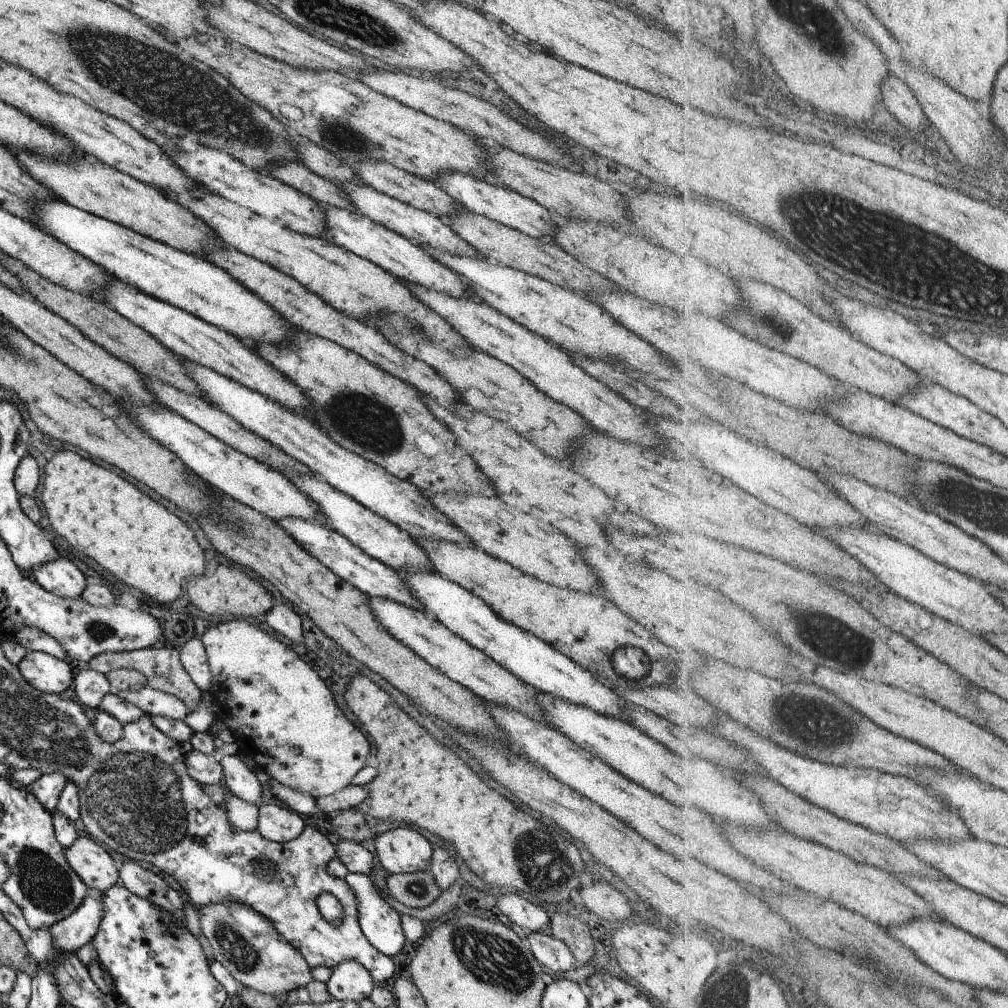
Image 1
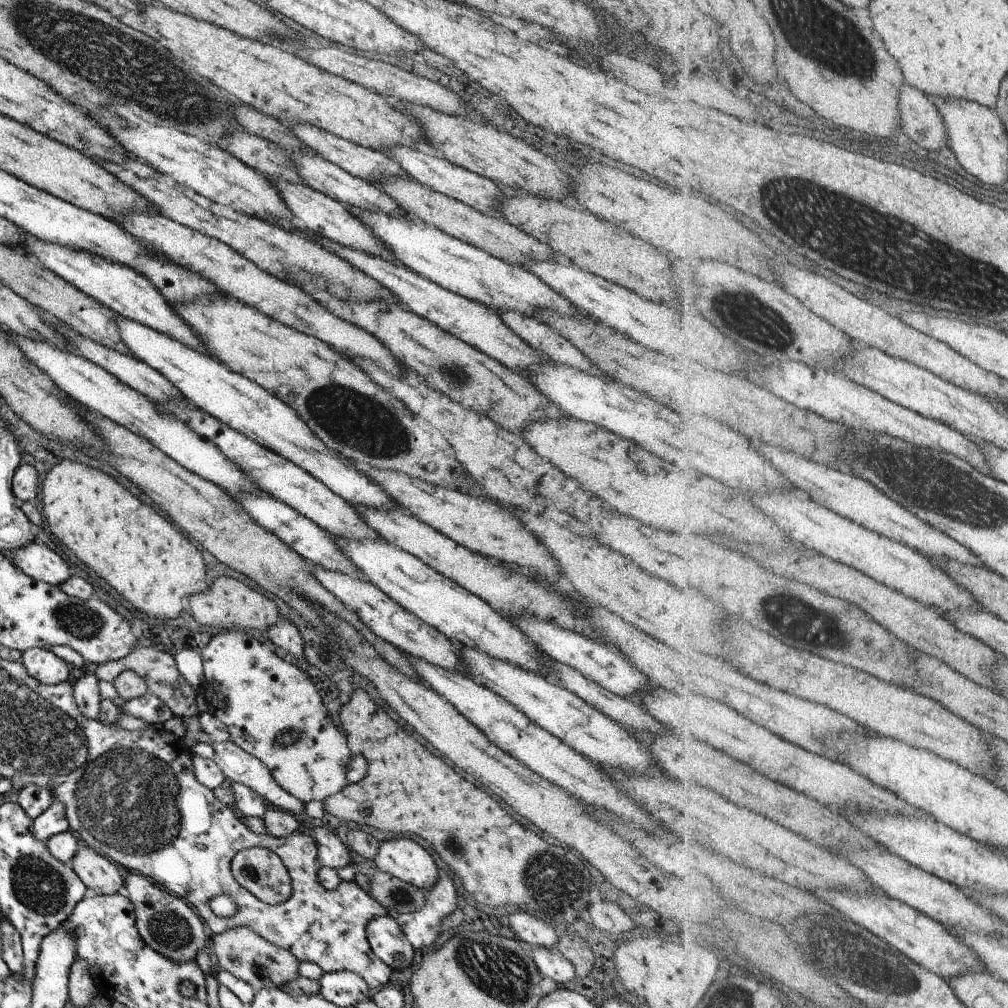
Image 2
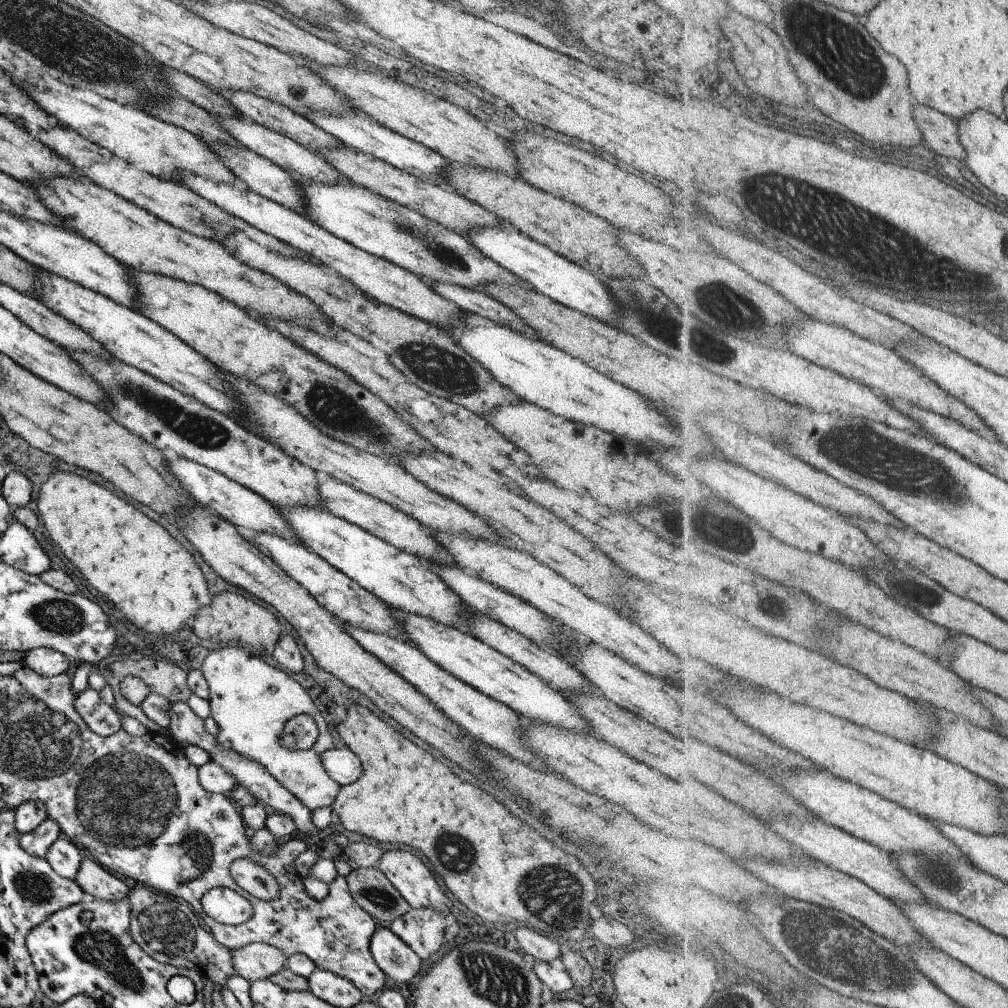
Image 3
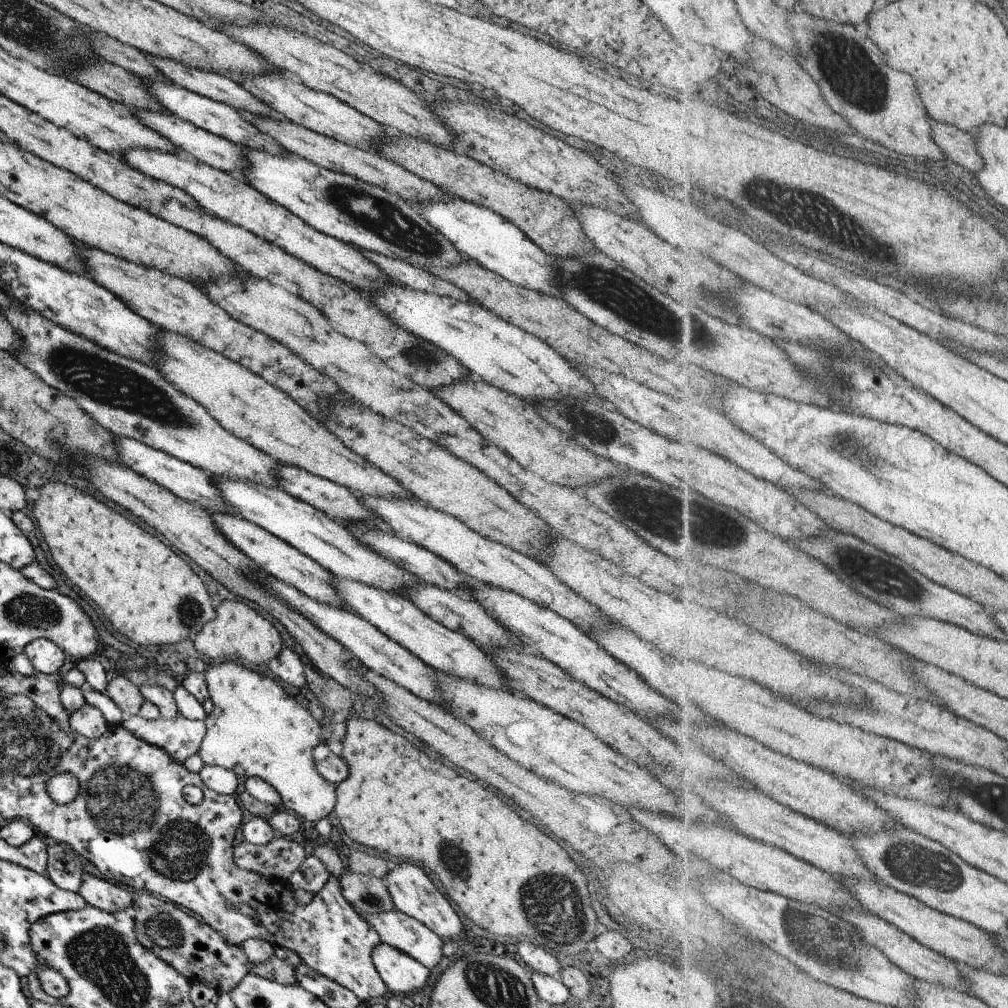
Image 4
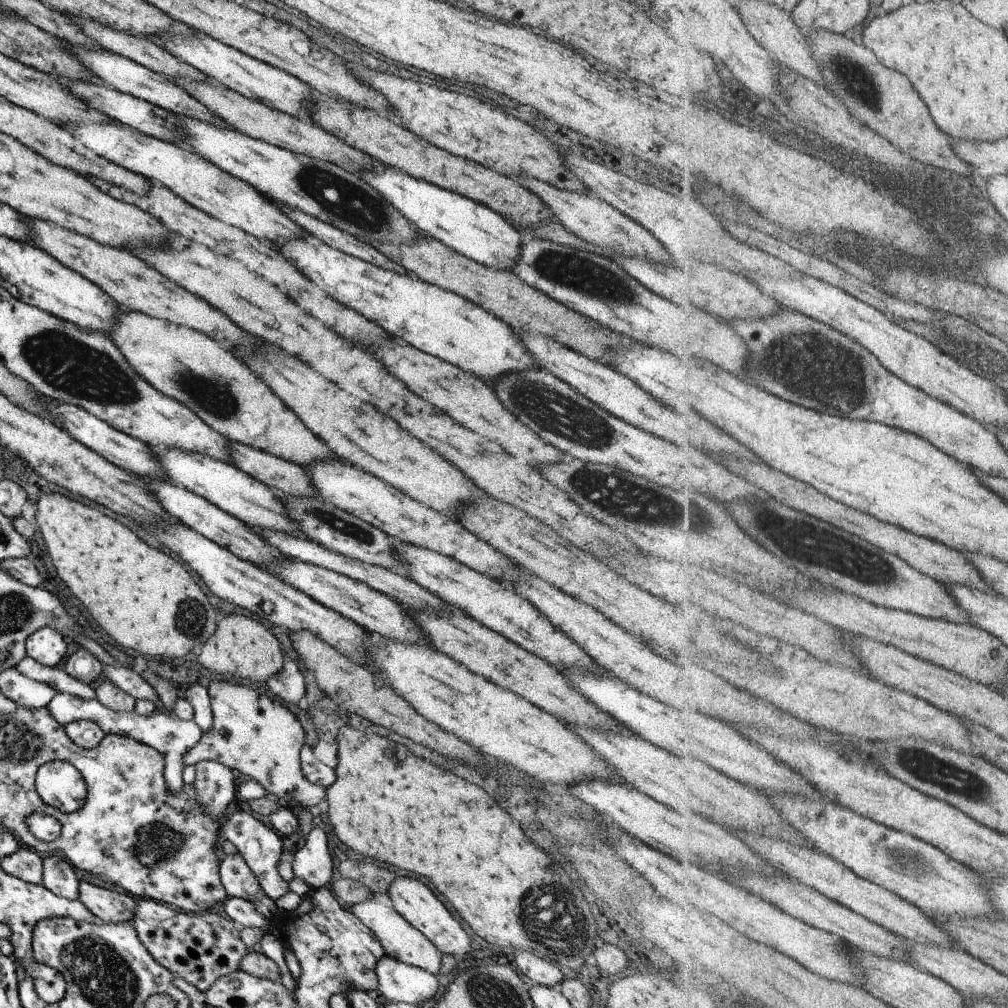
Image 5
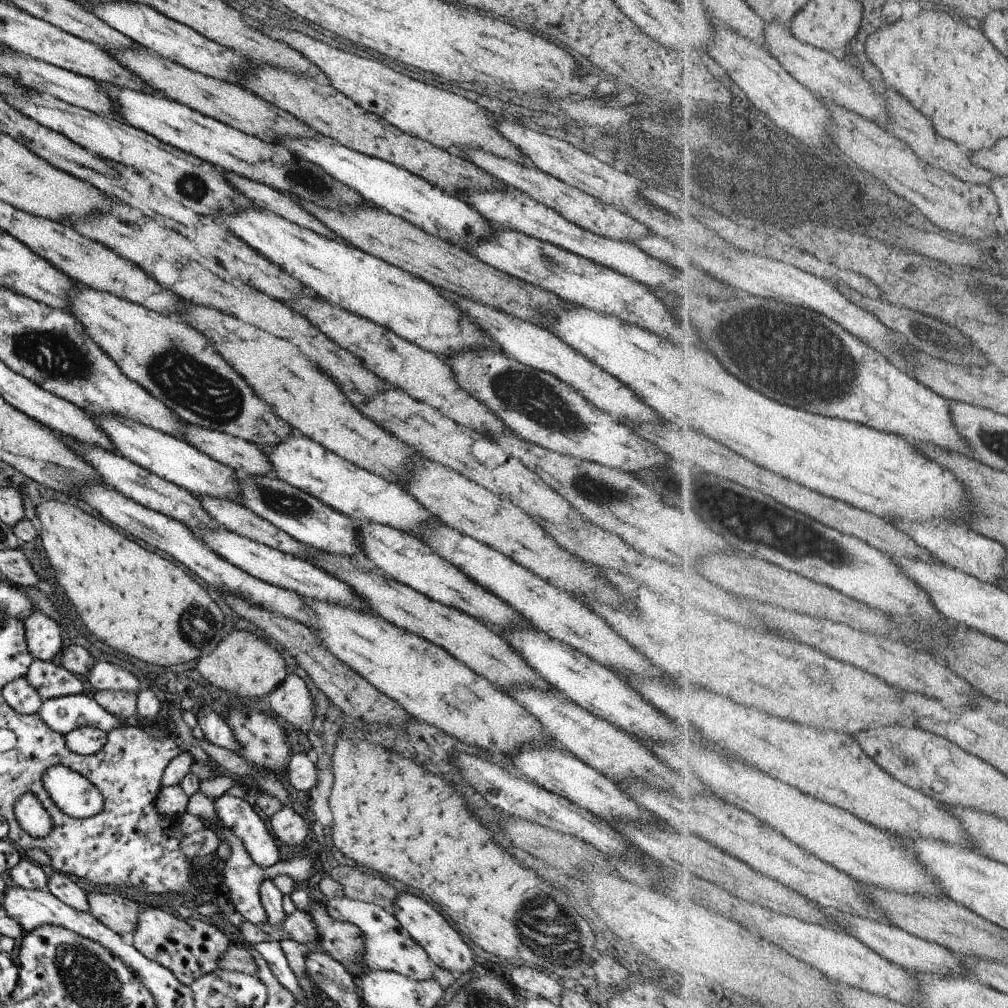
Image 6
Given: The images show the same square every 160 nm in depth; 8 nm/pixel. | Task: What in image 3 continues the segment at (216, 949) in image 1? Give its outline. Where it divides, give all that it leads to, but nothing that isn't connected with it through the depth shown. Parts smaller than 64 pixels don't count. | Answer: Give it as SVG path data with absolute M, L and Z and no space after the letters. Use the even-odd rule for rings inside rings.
M250 943L231 950L233 970L249 981L269 979L285 965L281 950L264 943Z

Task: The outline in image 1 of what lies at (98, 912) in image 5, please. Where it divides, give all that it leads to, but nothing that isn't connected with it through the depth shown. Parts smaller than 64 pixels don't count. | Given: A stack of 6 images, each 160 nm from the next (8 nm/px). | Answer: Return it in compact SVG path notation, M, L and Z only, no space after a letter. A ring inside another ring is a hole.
M77 837L69 848L63 849L63 857L86 888L101 894L115 886L117 869L106 850L91 838Z

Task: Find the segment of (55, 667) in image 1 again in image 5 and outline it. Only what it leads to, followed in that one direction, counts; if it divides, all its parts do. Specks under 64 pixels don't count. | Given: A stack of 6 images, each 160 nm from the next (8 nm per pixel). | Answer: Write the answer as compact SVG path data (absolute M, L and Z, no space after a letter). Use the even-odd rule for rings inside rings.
M43 627L25 639L24 649L26 655L35 662L53 668L62 664L70 652L69 646L62 632Z

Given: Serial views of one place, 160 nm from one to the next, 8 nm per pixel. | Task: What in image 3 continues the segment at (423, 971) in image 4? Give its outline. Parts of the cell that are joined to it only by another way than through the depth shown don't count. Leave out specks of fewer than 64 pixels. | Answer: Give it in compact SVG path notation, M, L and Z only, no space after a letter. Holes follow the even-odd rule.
M386 925L377 926L369 940L369 951L377 968L398 986L410 982L413 974L422 973L420 959Z

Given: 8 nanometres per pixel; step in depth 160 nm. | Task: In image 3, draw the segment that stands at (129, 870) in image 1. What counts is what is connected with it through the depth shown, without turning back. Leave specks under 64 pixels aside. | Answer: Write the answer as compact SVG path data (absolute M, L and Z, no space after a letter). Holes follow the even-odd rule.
M143 886L130 890L125 900L128 902L130 908L127 932L131 936L133 943L137 944L155 962L196 971L204 979L210 980L215 988L225 987L225 982L238 974L233 970L231 952L225 946L218 944L209 932L205 932L199 926L196 914L185 902L153 892L151 889Z

